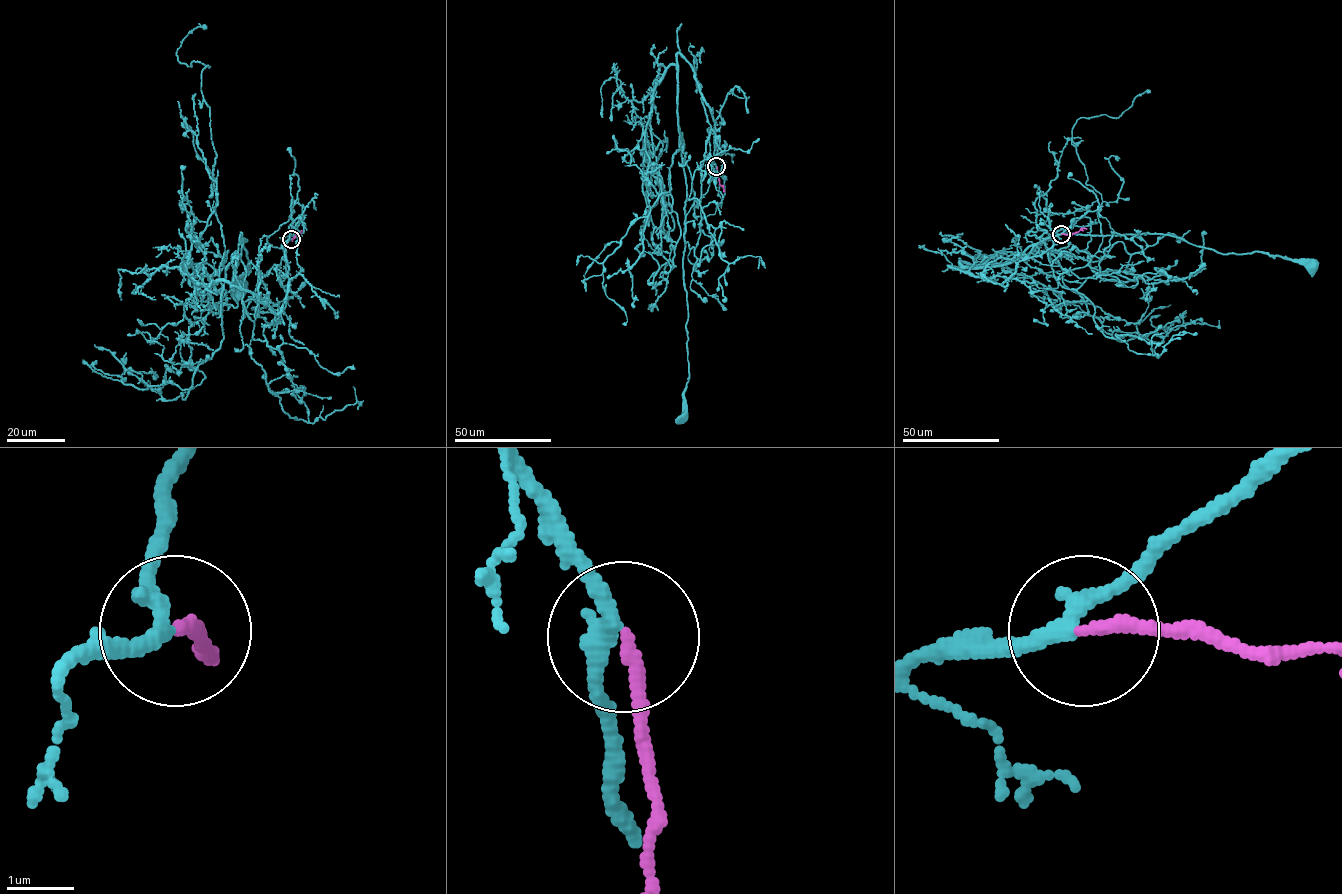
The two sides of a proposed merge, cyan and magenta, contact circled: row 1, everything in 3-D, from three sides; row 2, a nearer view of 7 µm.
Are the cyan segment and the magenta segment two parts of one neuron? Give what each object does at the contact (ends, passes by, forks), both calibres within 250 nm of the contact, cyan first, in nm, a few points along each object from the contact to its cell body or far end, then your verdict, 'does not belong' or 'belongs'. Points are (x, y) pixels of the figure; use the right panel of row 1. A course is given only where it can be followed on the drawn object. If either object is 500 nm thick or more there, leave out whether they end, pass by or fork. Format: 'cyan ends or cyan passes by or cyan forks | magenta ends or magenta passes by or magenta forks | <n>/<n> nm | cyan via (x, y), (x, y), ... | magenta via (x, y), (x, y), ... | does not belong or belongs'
cyan passes by | magenta ends | 240/200 nm | cyan via (1061, 234), (1000, 284), (948, 266), (1002, 266), (1062, 234), (1147, 233), (1223, 254), (1305, 260), (1313, 267) | magenta via (1061, 234), (1071, 235), (1086, 229) | belongs

